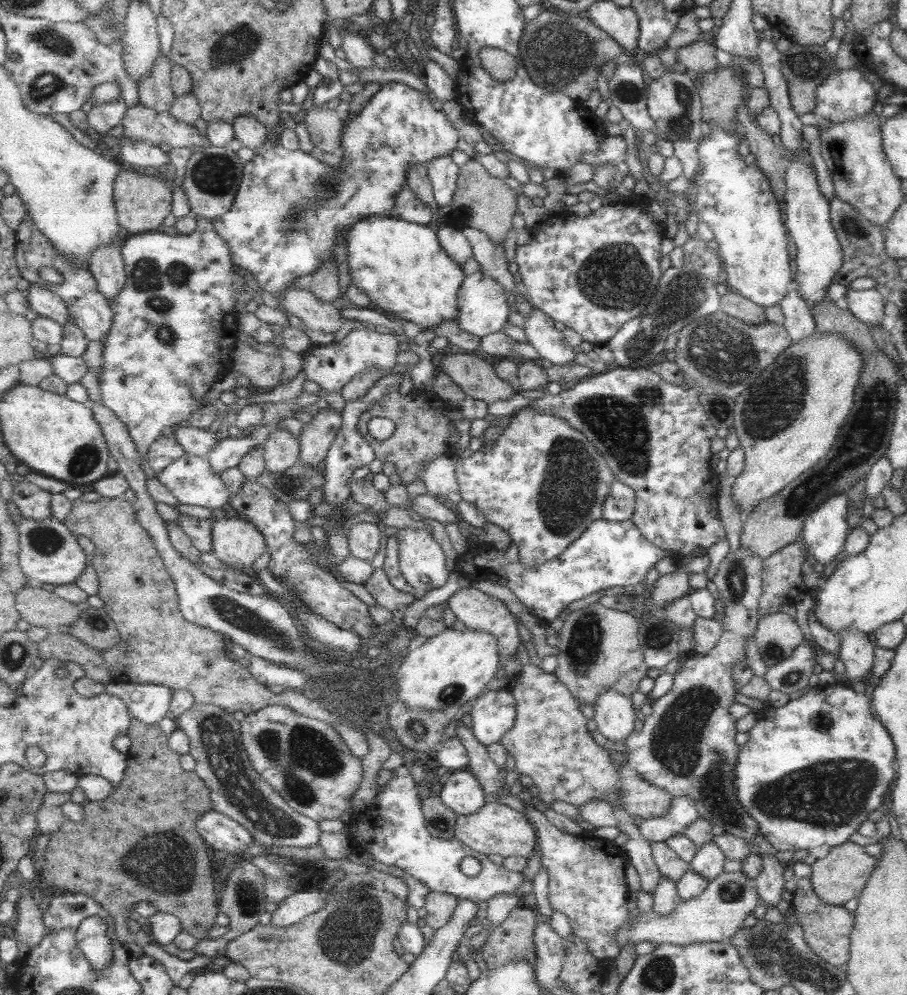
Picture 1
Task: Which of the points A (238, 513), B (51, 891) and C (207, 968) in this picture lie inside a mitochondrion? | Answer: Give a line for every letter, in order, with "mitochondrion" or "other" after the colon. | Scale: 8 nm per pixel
A: other
B: other
C: other

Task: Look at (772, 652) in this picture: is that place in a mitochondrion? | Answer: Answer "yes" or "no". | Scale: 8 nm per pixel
yes

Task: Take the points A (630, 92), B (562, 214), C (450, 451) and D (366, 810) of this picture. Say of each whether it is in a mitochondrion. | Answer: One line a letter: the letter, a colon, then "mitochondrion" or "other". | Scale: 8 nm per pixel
A: mitochondrion
B: other
C: other
D: other

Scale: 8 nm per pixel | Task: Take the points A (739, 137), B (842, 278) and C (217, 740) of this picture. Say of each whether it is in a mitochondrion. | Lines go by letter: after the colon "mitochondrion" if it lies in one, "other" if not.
A: other
B: other
C: mitochondrion

